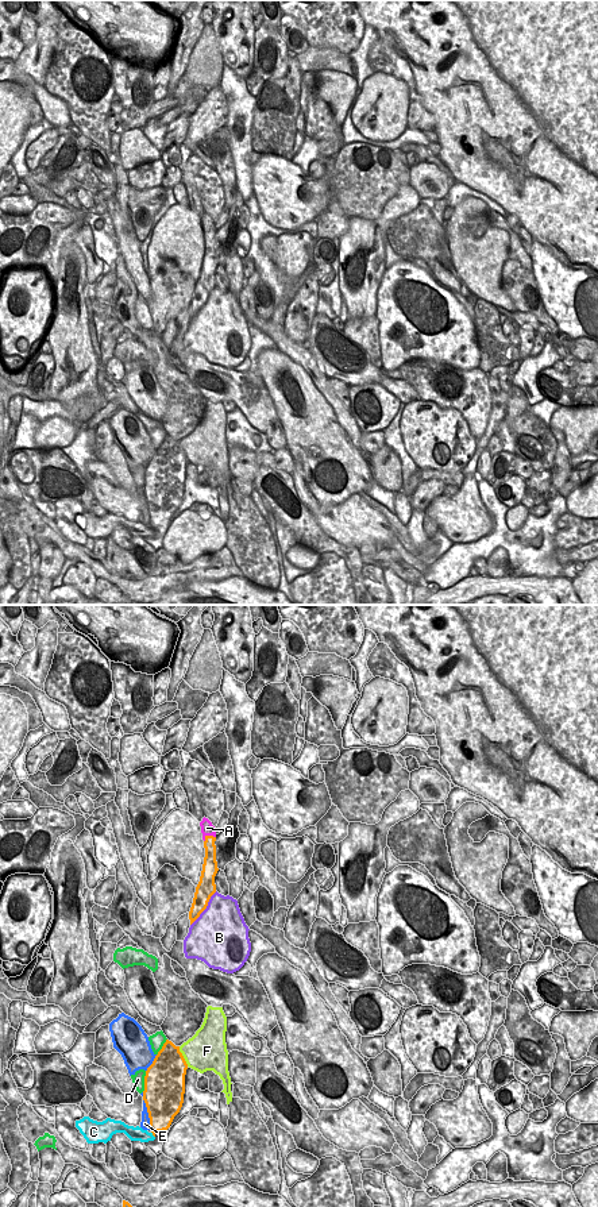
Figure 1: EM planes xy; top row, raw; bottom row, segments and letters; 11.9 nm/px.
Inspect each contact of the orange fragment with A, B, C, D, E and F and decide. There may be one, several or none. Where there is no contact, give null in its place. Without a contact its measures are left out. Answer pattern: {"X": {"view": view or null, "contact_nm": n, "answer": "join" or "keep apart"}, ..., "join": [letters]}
{"A": {"view": "xy", "contact_nm": 160, "answer": "join"}, "B": {"view": "xy", "contact_nm": 500, "answer": "keep apart"}, "C": {"view": "xy", "contact_nm": 90, "answer": "keep apart"}, "D": {"view": "xy", "contact_nm": 260, "answer": "keep apart"}, "E": {"view": "xy", "contact_nm": 380, "answer": "keep apart"}, "F": {"view": "xy", "contact_nm": 260, "answer": "keep apart"}, "join": ["A"]}

